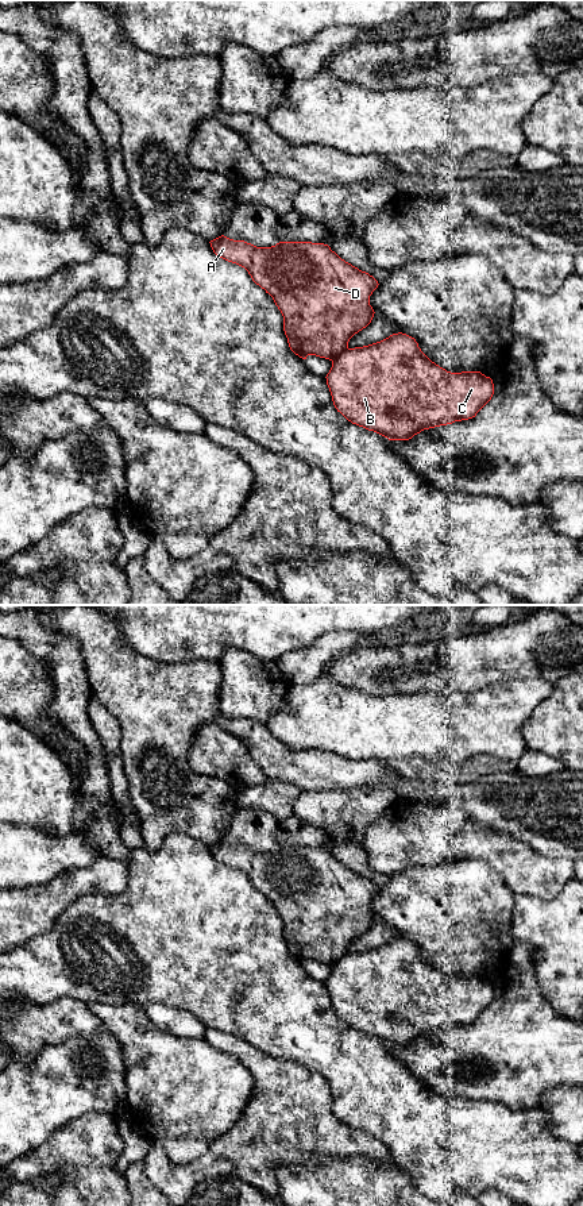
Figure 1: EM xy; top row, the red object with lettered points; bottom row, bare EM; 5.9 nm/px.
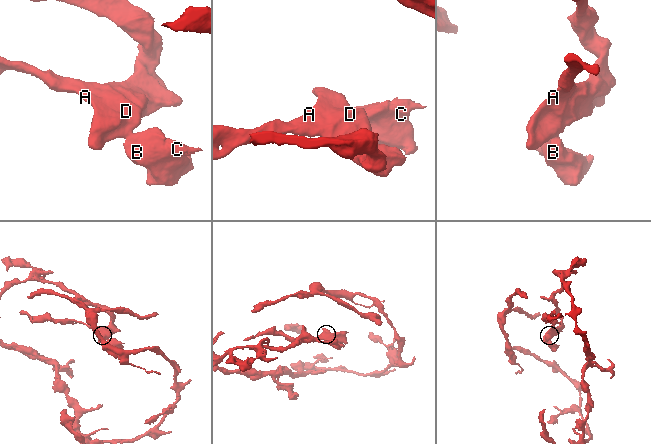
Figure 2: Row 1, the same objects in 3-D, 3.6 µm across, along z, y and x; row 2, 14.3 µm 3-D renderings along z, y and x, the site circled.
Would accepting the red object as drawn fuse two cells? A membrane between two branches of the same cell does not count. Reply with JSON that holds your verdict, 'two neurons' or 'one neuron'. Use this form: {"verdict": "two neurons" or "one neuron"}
{"verdict": "two neurons"}

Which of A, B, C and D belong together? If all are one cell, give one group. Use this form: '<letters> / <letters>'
A D / B C

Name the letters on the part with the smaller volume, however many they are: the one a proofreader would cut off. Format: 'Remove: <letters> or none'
Remove: B, C

